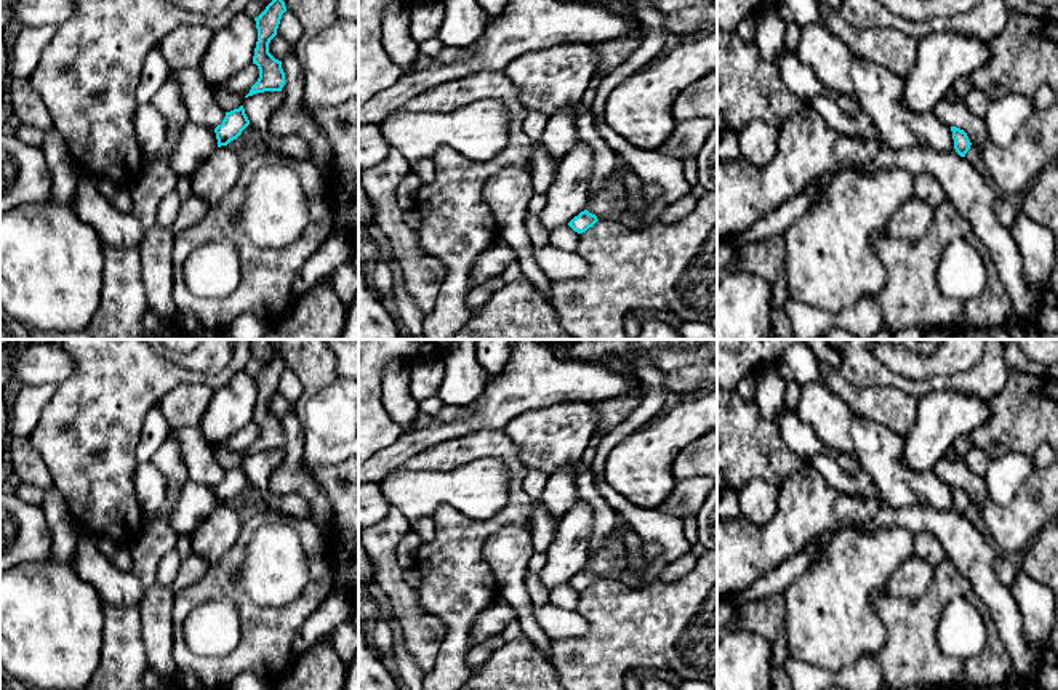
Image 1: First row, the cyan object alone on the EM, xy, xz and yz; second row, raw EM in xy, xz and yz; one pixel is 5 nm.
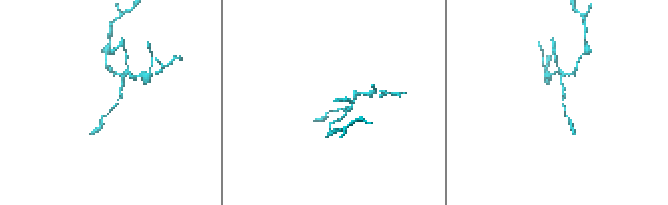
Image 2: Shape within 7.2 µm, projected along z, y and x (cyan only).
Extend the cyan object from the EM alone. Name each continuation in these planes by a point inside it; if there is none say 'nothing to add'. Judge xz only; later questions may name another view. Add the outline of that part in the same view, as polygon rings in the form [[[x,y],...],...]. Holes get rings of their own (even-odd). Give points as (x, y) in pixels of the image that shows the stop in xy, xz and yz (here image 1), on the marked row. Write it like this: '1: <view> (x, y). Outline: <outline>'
nothing to add

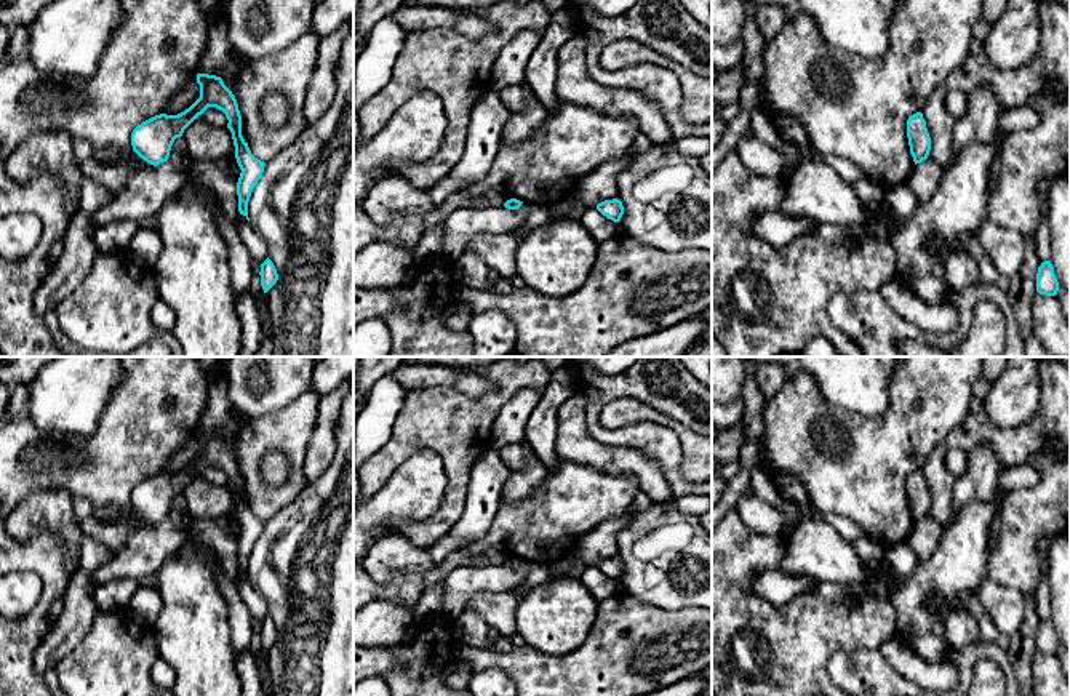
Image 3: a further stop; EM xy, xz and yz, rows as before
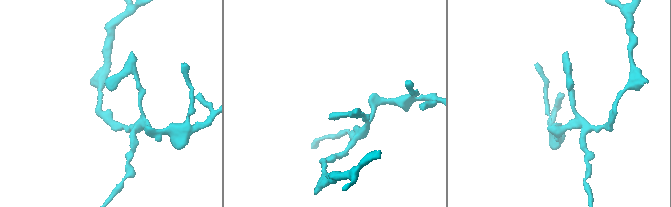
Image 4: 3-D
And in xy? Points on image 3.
nothing to add

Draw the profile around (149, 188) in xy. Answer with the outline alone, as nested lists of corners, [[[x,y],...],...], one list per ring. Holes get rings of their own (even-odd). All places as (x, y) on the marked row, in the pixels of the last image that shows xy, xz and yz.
[[[110,149],[93,150],[91,157],[99,165],[125,165],[133,171],[125,189],[91,214],[93,230],[115,219],[133,219],[141,224],[155,218],[163,203],[189,182],[187,173],[170,160],[154,166],[134,150],[128,157],[120,157]]]

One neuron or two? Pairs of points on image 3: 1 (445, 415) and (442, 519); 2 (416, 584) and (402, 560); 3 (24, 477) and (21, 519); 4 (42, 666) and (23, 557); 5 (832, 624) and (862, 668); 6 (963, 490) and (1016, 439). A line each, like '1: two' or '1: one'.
1: one
2: two
3: two
4: two
5: two
6: two

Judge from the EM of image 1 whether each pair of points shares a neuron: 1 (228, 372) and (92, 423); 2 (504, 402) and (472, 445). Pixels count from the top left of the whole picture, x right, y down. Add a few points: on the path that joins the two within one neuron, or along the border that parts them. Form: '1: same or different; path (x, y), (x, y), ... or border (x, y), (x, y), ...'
1: same; path (194, 377), (136, 378), (125, 389)
2: different; border (501, 428), (485, 428), (448, 437)

